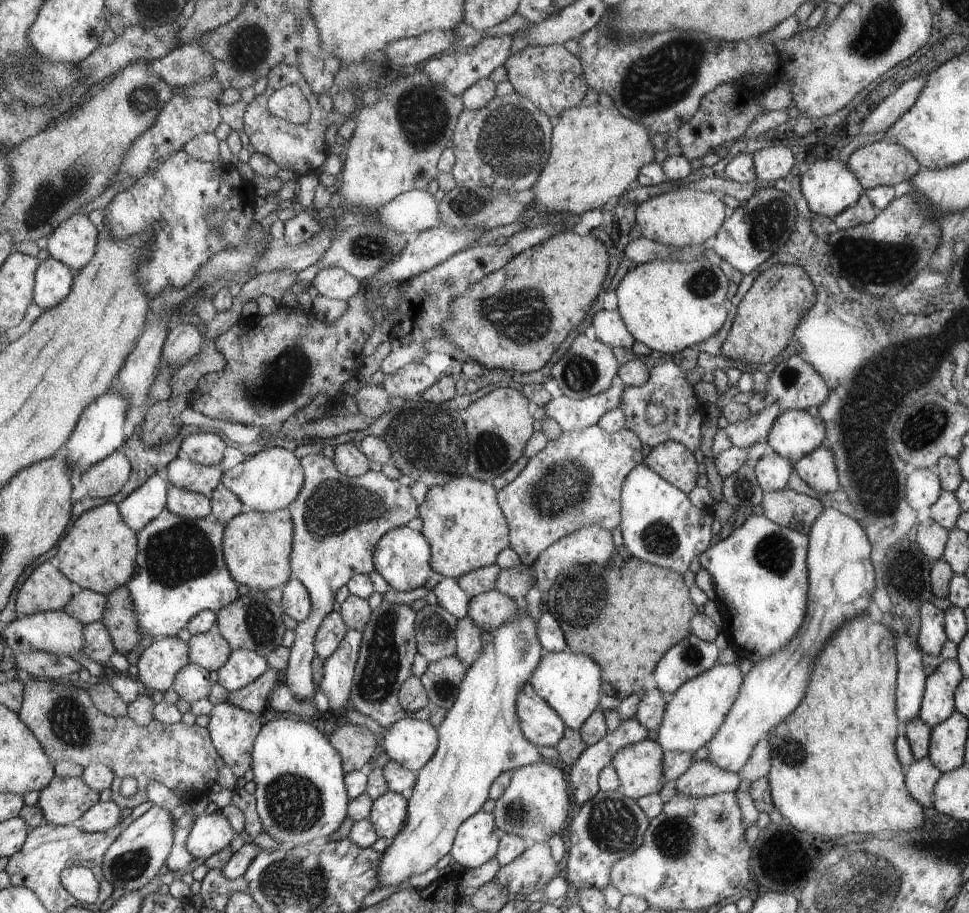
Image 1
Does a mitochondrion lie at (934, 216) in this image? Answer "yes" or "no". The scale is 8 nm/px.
no

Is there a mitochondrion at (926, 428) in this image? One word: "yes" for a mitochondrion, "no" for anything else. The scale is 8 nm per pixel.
yes

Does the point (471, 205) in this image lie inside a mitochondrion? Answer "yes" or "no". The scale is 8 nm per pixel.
yes

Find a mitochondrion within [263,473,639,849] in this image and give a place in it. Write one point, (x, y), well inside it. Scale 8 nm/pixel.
(333, 507)

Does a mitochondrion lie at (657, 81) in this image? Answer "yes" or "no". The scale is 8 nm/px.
yes

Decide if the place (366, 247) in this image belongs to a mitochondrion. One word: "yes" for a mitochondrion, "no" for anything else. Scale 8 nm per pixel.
yes

